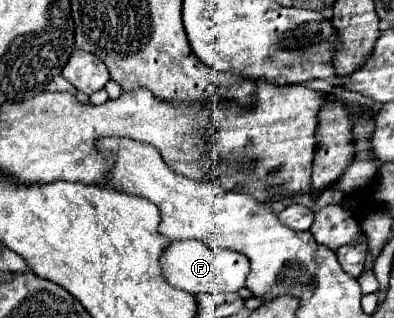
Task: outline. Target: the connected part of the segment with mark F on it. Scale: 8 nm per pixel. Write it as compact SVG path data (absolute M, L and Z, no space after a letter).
M197 240L173 242L163 256L165 258L161 258L161 264L167 282L191 294L237 292L245 286L245 280L249 276L249 258L245 258L245 254L235 250L213 250L211 246L205 246L205 242Z

